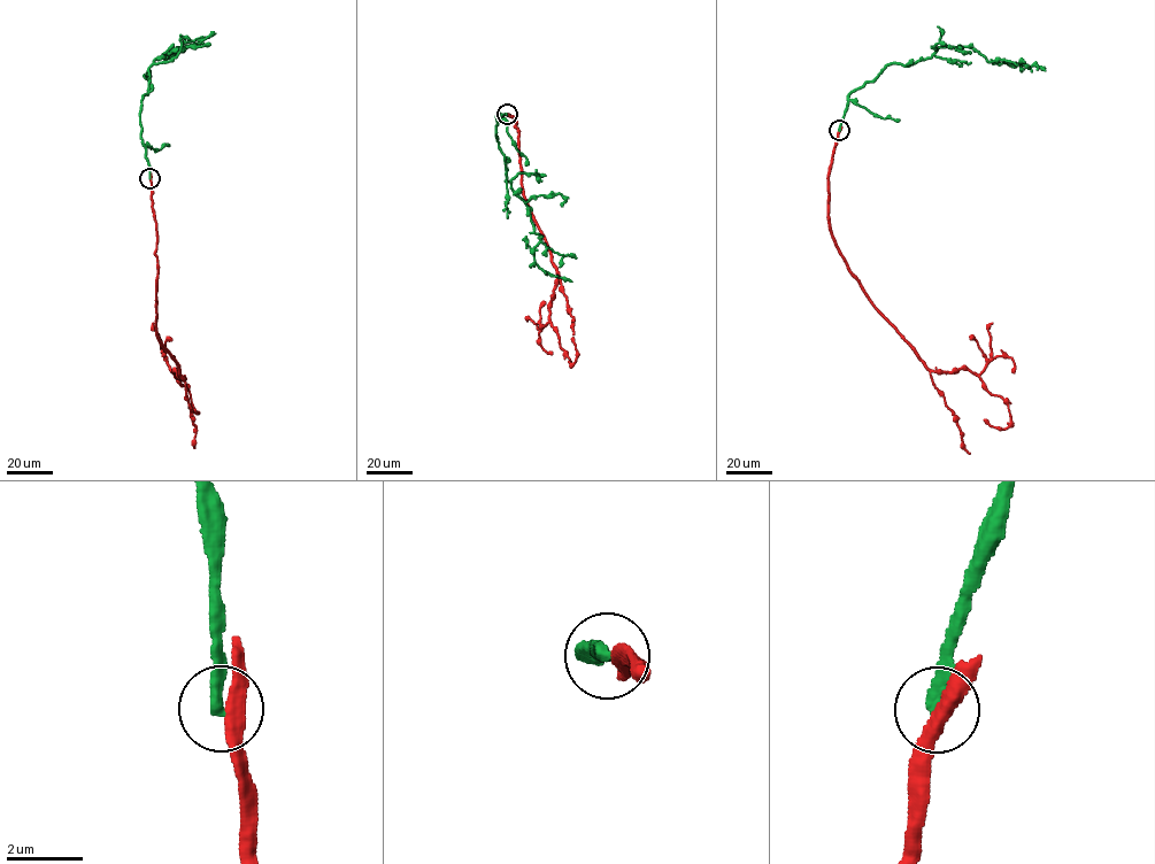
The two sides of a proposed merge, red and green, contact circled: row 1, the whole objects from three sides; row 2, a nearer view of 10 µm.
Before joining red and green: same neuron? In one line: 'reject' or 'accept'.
reject

